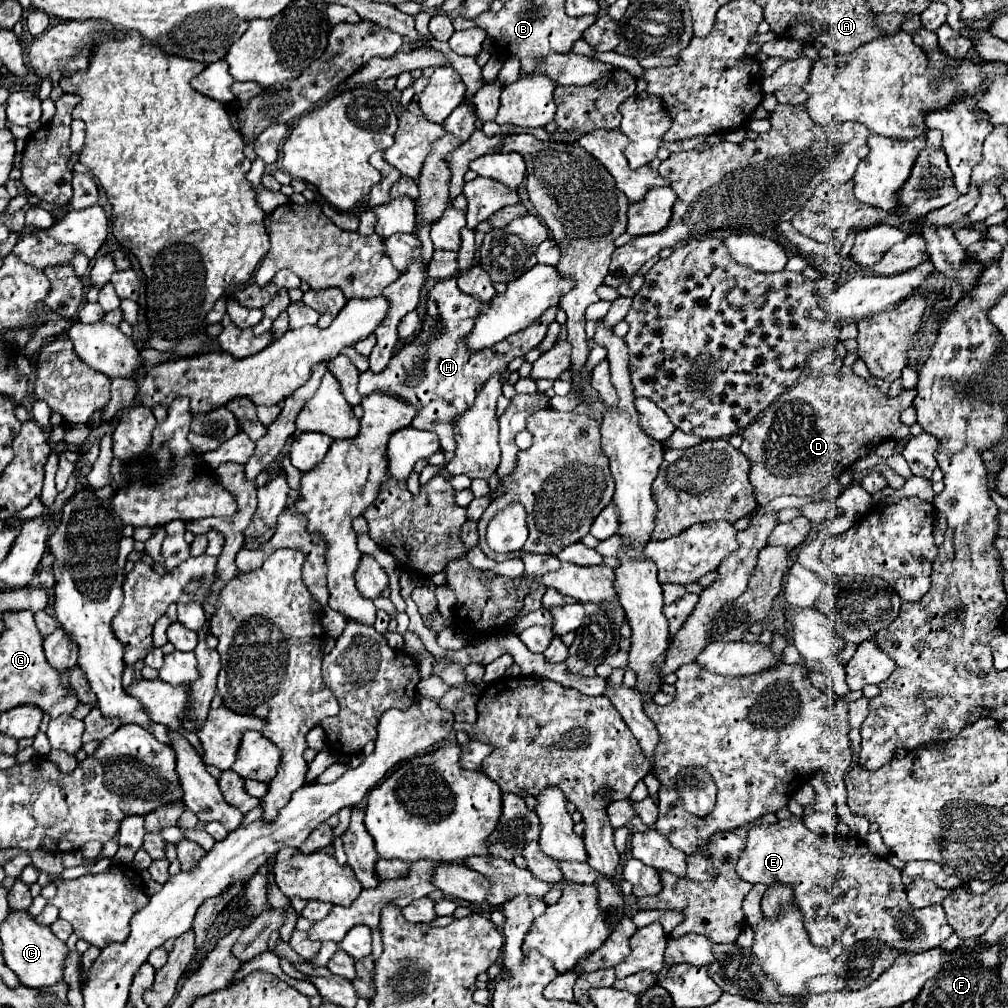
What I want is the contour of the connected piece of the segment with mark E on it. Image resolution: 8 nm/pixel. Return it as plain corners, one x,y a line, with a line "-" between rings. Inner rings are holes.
794,815
772,825
754,825
748,831
748,843
736,863
736,873
748,883
762,883
768,887
776,883
790,885
794,889
794,903
804,917
804,927
810,935
810,943
818,947
846,949
858,941
876,937
900,953
922,953
942,945
942,941
952,935
952,927
946,921
942,905
930,905
922,909
914,909
910,905
902,885
900,869
870,853
860,839
842,835
818,835
806,829
802,819

